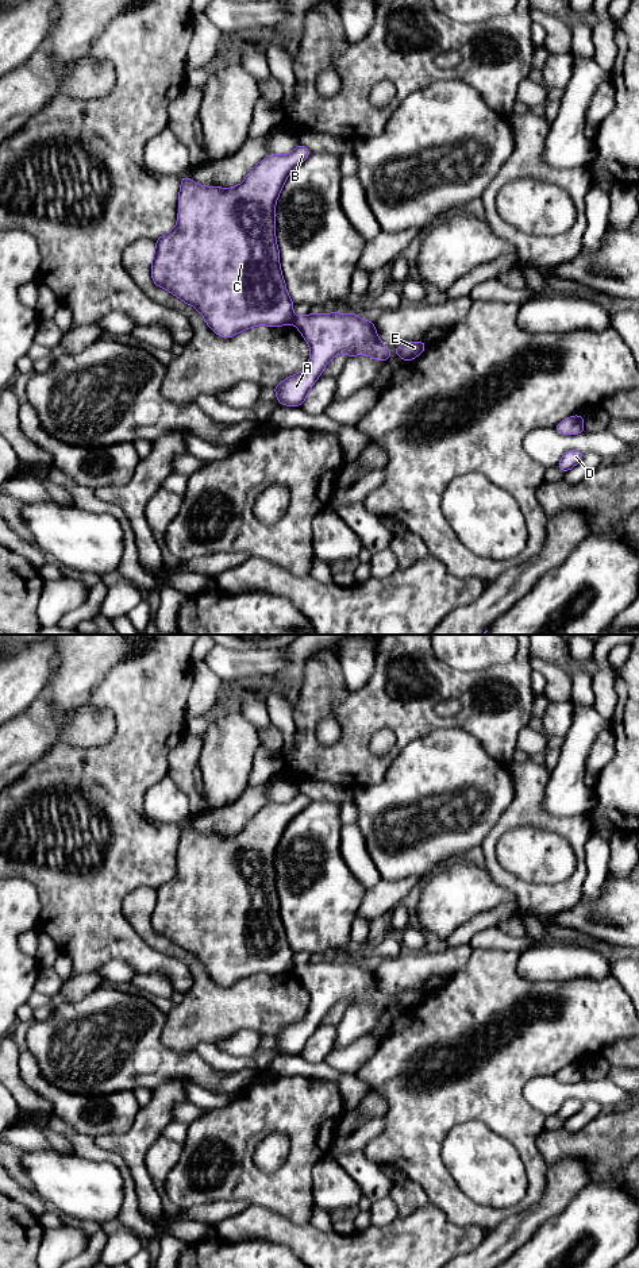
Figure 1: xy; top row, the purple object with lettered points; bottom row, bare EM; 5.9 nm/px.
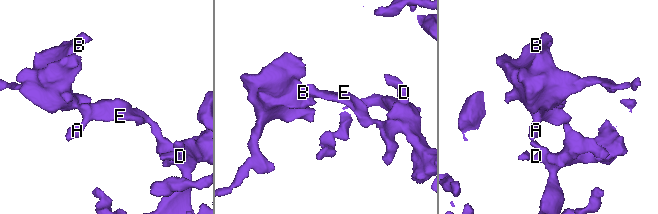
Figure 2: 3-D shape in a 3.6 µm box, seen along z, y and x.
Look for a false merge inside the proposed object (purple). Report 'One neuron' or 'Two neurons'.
Two neurons

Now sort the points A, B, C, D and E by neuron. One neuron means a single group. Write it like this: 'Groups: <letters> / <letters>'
Groups: A D E / B C

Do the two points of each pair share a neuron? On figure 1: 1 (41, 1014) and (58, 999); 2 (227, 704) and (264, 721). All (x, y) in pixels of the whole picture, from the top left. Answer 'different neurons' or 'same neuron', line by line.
1: same neuron
2: same neuron

